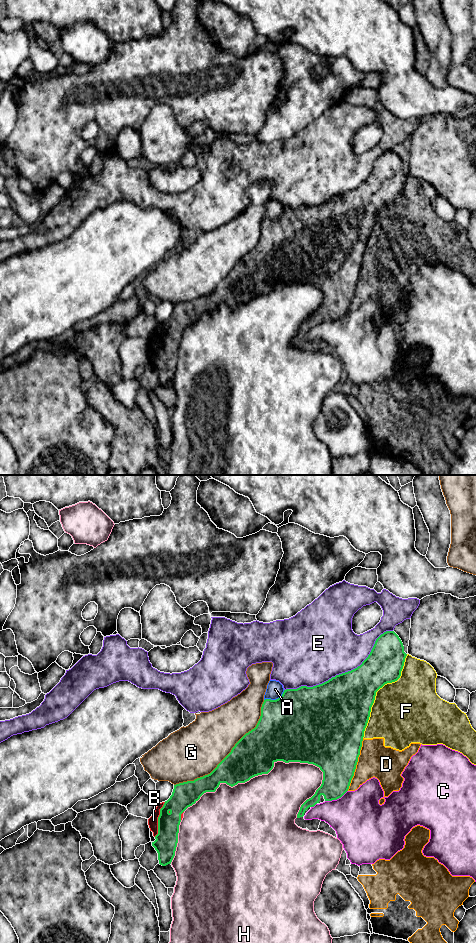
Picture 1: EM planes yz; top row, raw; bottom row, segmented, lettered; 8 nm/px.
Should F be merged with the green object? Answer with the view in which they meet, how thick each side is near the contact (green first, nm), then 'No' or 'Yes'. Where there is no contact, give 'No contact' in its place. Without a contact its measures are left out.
Touches green in yz. Thickness 420 nm (green) against 460 nm. No

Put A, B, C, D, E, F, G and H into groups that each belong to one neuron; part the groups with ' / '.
A / B / C / D F / E / G / H

